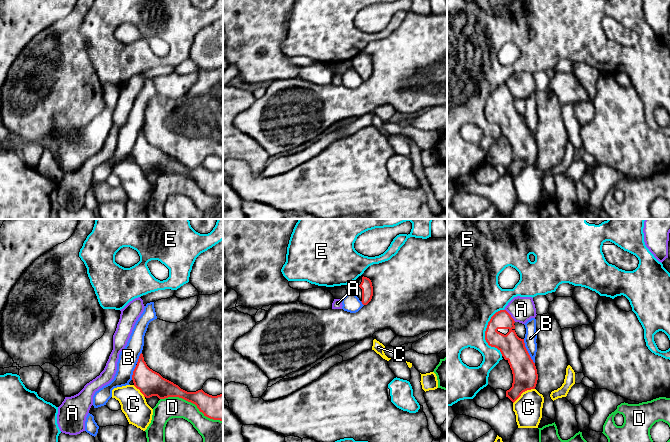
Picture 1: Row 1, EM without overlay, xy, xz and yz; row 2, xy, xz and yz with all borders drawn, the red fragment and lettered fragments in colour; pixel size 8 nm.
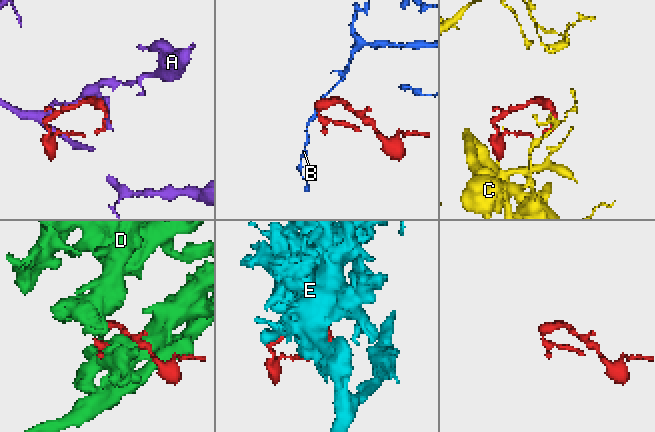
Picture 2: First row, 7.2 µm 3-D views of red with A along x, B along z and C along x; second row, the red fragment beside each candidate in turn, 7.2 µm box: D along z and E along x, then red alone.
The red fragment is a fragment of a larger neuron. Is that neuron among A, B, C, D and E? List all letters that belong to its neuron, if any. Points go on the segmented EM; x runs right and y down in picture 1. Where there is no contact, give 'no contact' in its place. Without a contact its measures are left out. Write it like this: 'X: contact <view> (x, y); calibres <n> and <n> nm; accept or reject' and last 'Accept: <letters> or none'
A: contact yz (510, 315); calibres 190 and 200 nm; reject
B: contact yz (527, 351); calibres 200 and 100 nm; reject
C: contact yz (523, 391); calibres 200 and 220 nm; reject
D: contact xy (192, 402); calibres 220 and 180 nm; reject
E: contact yz (485, 332); calibres 200 and 480 nm; reject
Accept: none

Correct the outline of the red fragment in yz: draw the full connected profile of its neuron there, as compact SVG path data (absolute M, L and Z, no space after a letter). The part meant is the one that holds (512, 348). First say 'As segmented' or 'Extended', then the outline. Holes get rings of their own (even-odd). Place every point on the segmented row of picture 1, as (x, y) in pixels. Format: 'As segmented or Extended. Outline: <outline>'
Extended. Outline: M506 310L496 312L488 322L485 340L489 346L497 348L508 361L513 374L512 387L506 391L513 403L527 390L535 389L538 374L524 339L515 332L515 321Z

